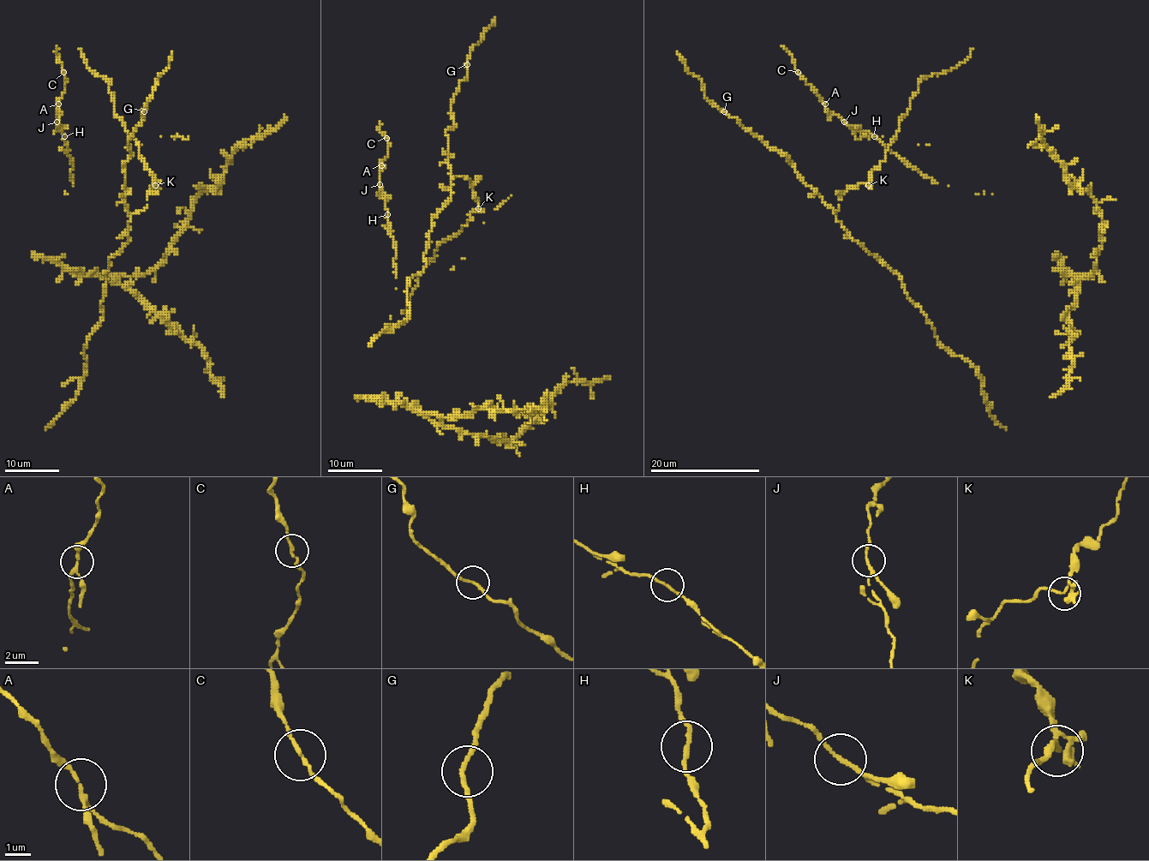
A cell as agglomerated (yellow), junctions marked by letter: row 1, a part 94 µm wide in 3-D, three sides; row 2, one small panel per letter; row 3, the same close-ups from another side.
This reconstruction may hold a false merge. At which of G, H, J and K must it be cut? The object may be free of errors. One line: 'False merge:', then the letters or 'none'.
False merge: none

